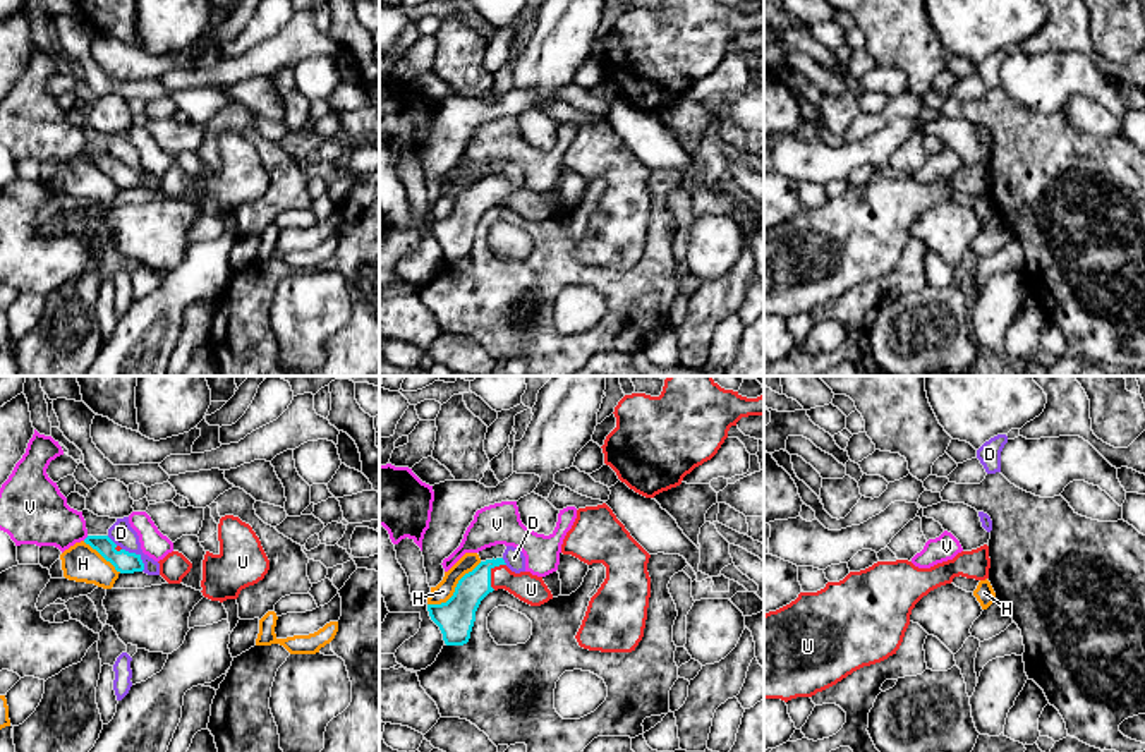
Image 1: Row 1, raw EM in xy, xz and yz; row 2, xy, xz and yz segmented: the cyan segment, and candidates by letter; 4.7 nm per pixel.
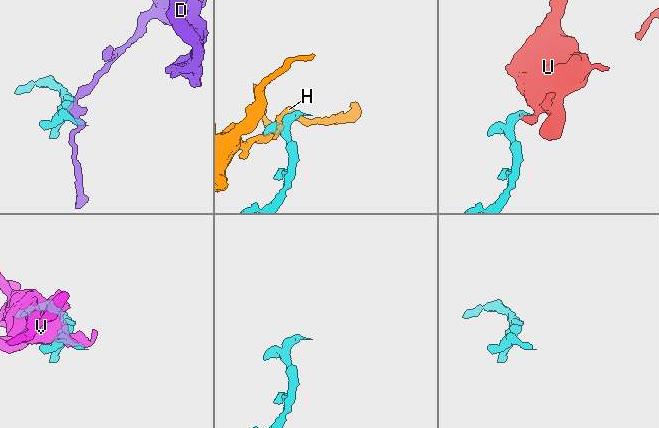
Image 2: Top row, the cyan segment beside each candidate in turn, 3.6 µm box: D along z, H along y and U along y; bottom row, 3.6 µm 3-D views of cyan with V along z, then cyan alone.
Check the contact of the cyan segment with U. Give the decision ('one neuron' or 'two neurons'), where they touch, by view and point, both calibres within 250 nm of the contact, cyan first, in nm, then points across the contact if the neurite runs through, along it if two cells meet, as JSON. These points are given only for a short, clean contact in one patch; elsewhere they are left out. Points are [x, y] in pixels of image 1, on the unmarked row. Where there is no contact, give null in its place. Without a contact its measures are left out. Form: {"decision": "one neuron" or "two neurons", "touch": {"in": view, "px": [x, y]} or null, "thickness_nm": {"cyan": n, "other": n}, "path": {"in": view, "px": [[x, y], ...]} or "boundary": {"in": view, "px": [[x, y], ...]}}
{"decision": "one neuron", "touch": {"in": "xz", "px": [490, 189]}, "thickness_nm": {"cyan": 170, "other": 140}, "path": {"in": "xz", "px": [[457, 230], [466, 213], [490, 189], [531, 205]]}}

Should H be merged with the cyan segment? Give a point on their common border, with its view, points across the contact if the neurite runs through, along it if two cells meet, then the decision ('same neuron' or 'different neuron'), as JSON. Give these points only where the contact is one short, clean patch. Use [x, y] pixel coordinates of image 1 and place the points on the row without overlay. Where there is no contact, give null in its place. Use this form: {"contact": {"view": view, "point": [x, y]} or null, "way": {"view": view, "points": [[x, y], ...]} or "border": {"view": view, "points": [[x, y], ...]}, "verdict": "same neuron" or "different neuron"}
{"contact": {"view": "xz", "point": [455, 205]}, "verdict": "different neuron"}

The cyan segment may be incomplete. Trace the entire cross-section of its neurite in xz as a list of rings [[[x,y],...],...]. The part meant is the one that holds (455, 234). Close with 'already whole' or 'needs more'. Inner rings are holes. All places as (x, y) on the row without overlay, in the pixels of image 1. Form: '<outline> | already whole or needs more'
[[[503,173],[481,177],[458,196],[446,218],[427,220],[429,232],[439,242],[446,261],[469,258],[481,216],[498,204],[508,206],[530,221],[541,221],[553,215],[542,192],[530,187],[515,189]]] | needs more

